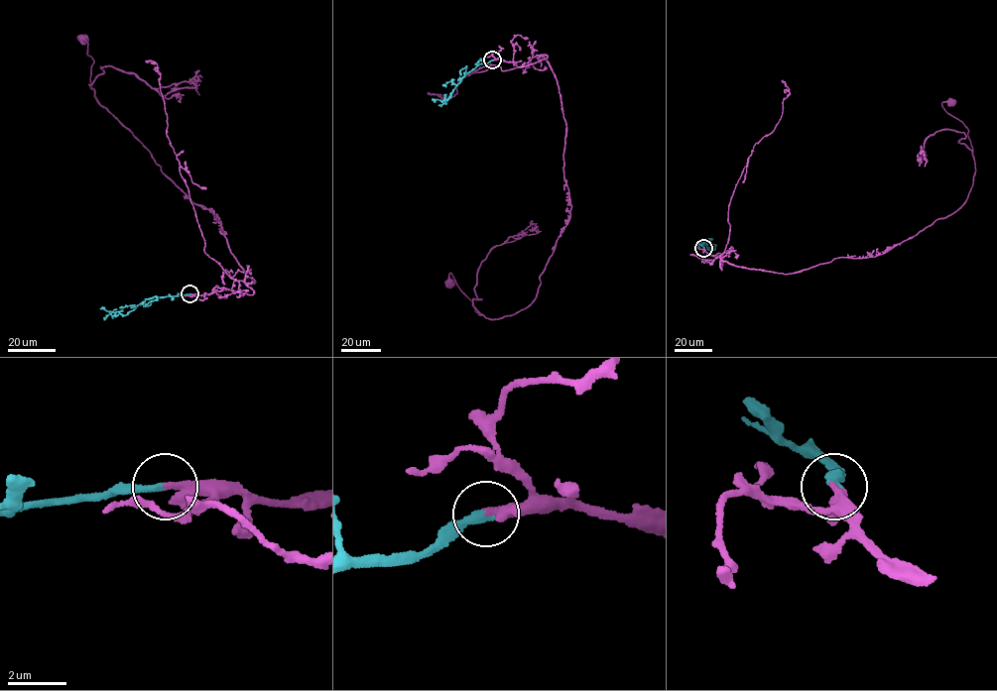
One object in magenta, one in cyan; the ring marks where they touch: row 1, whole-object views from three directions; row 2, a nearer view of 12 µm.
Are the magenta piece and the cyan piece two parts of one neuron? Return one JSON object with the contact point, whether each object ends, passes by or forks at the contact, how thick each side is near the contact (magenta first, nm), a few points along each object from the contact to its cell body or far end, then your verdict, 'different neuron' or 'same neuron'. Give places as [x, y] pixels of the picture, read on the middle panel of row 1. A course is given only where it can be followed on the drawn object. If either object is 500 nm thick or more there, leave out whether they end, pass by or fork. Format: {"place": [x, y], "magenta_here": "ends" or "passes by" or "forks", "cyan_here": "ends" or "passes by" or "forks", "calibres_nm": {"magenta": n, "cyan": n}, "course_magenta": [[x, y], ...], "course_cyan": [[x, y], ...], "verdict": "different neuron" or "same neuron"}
{"place": [492, 59], "magenta_here": "passes by", "cyan_here": "ends", "calibres_nm": {"magenta": 280, "cyan": 260}, "course_magenta": [[492, 59], [548, 57], [569, 220], [536, 298], [513, 314], [479, 314], [449, 273], [450, 283]], "course_cyan": [[492, 59], [477, 64], [464, 75], [450, 96], [438, 105]], "verdict": "same neuron"}

